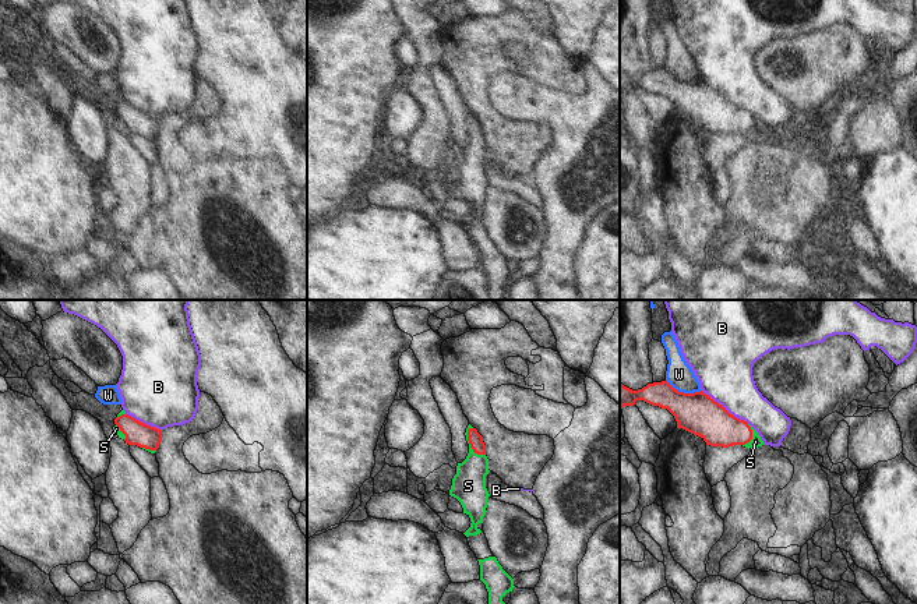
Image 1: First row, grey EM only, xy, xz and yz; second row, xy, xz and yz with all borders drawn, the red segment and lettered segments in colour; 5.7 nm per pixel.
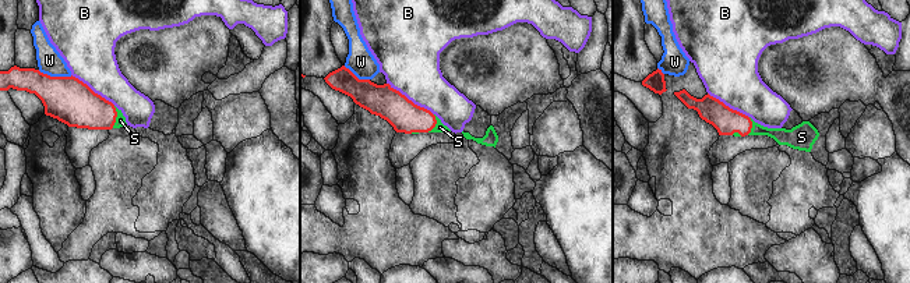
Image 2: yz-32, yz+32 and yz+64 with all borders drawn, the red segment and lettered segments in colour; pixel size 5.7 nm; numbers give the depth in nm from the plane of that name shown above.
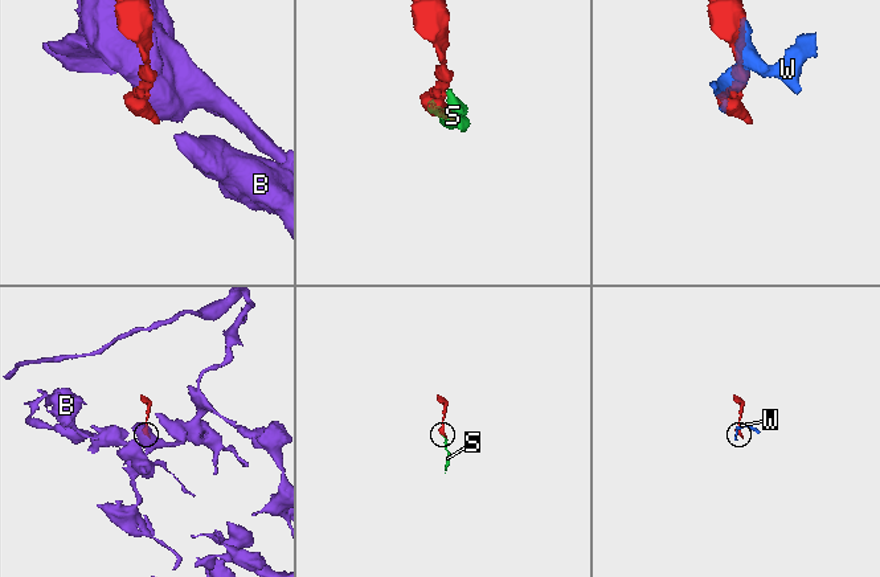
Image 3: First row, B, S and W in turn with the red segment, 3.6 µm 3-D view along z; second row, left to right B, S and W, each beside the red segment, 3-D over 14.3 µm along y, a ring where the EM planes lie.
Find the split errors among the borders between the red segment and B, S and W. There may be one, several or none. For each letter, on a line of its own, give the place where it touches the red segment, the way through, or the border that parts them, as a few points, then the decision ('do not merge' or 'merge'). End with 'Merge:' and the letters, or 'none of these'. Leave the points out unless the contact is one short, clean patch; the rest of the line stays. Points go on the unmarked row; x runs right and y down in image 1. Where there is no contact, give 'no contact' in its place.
B: meets red in yz at (723, 95); do not merge
S: meets red in xz at (471, 133); runs through xz (476, 130), (471, 133), (472, 159), (468, 173); merge
W: meets red in yz at (683, 80); border along yz (666, 67), (679, 78), (701, 78); do not merge
Merge: S

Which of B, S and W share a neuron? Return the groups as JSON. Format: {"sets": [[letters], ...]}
{"sets": [["B"], ["S"], ["W"]]}

